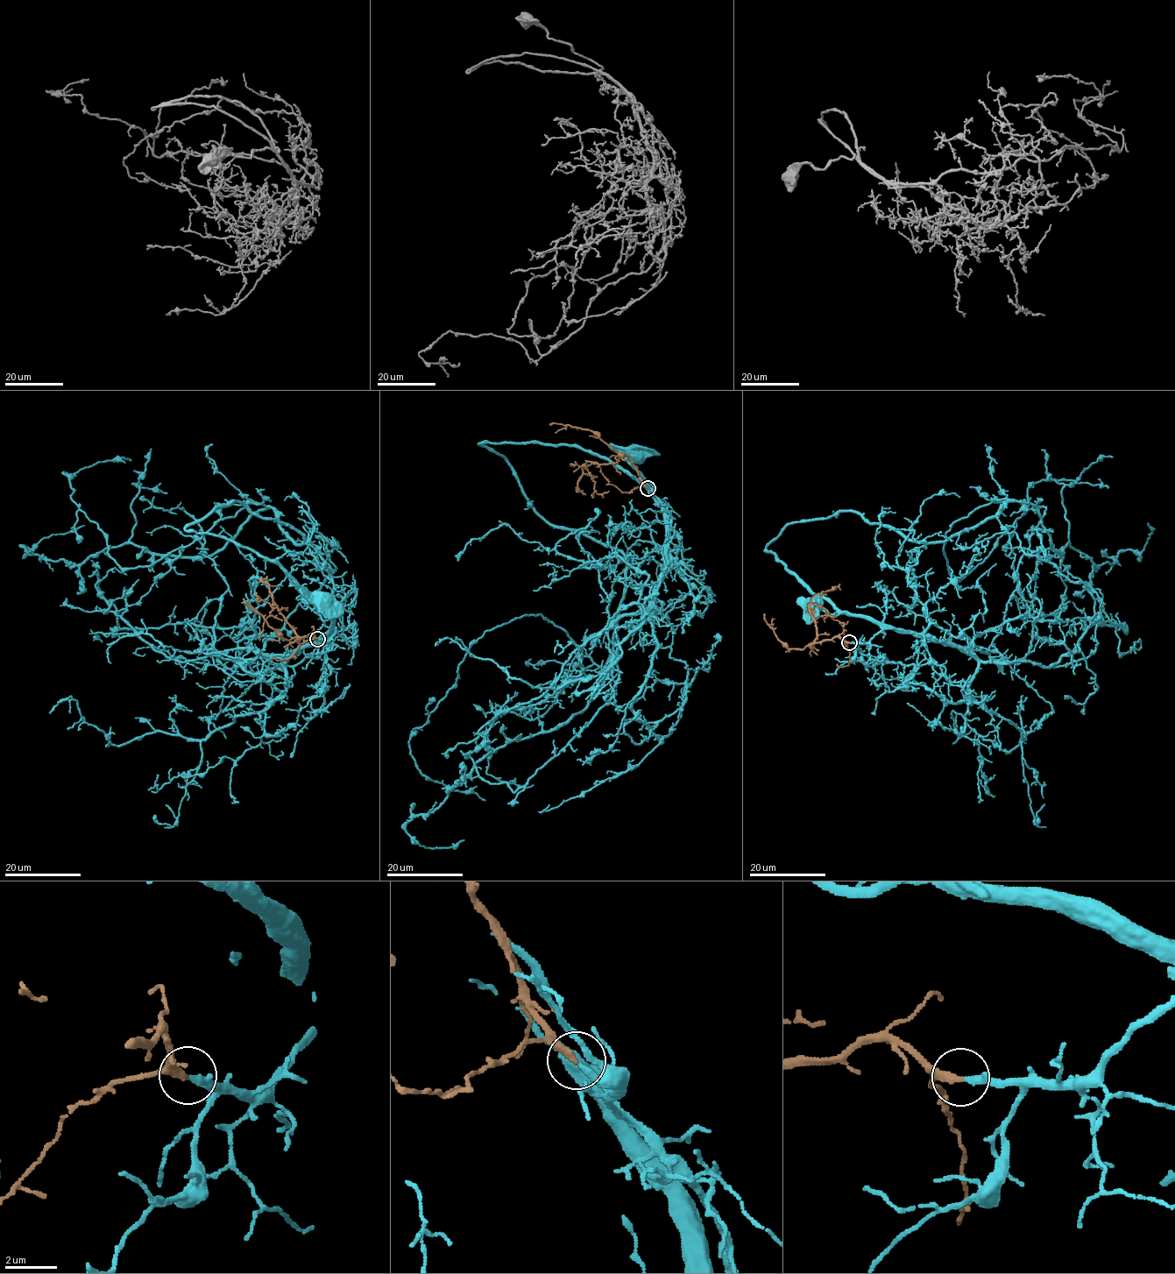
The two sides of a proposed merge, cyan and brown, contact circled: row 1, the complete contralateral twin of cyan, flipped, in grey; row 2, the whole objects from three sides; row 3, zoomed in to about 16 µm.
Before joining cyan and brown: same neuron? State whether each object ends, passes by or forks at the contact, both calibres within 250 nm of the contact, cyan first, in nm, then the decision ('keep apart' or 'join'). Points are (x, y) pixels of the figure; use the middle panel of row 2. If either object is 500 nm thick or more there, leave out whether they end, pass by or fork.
cyan ends there; brown ends there; 280 nm thick on the cyan side, 300 nm on the other; join

